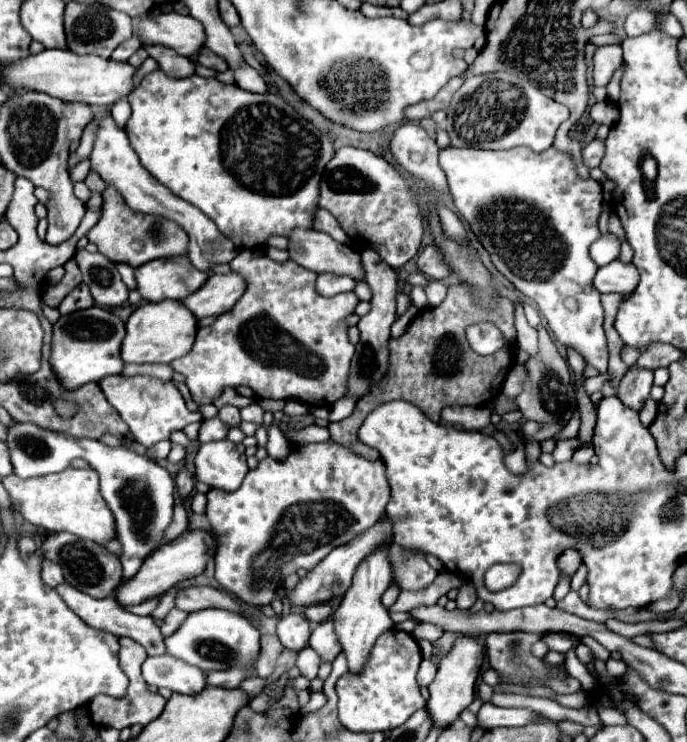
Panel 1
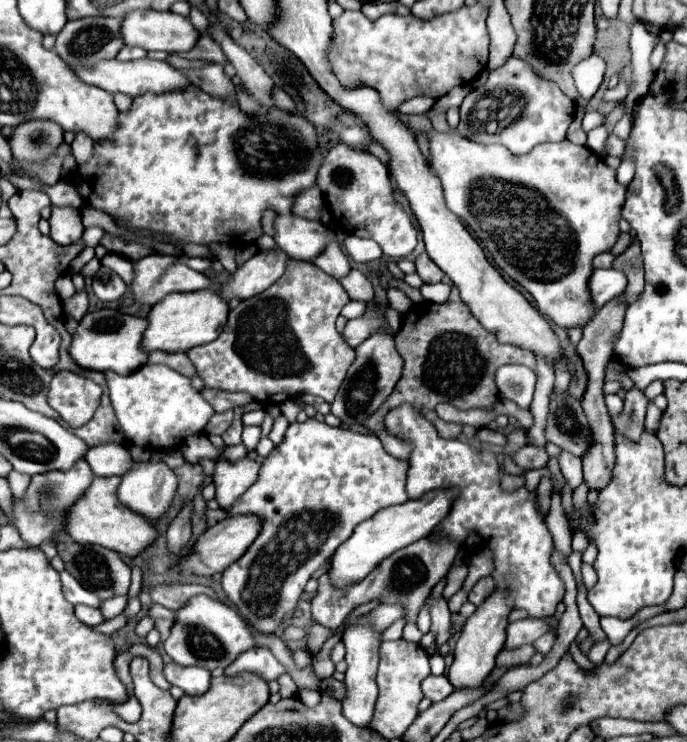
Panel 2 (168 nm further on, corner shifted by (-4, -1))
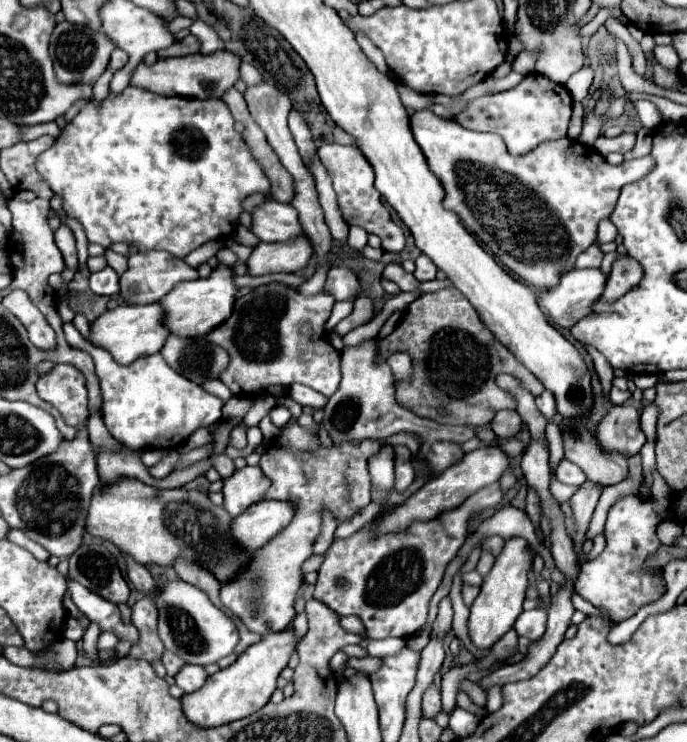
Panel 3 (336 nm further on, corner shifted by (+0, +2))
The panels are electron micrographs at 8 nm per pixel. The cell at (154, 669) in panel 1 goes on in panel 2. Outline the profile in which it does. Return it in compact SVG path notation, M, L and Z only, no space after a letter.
M170 662L166 664L164 674L172 686L178 686L192 696L200 696L210 688L210 672L206 668L184 668L176 662Z

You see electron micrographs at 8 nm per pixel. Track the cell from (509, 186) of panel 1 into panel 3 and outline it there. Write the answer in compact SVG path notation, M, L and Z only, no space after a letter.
M418 111L410 119L410 129L416 143L426 155L430 171L440 179L444 187L444 207L456 211L460 221L474 233L478 241L518 279L528 283L532 289L554 289L560 281L560 273L576 267L576 257L596 243L598 223L610 217L618 201L620 189L626 183L644 177L654 161L650 155L642 159L624 161L610 165L594 147L576 143L568 137L560 141L544 141L532 153L514 157L506 151L506 145L494 133L476 133L458 125L454 119L444 119L432 111Z

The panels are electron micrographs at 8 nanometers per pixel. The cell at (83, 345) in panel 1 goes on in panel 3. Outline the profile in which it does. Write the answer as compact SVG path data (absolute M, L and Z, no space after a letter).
M160 303L154 305L120 305L116 309L108 309L102 313L92 325L90 325L90 337L88 341L94 347L106 349L116 363L120 365L130 365L138 357L158 353L170 335L168 329L162 325L164 311L160 309Z

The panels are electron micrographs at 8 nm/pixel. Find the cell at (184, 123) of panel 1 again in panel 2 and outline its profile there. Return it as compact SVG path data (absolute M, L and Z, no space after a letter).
M190 86L186 90L168 92L168 94L160 94L160 96L148 92L144 96L134 98L132 106L126 112L118 112L118 128L112 134L112 140L94 142L92 158L88 158L84 164L78 166L76 190L92 208L110 214L112 218L116 218L116 222L120 220L120 224L126 226L126 228L166 234L166 236L170 236L174 240L180 240L180 242L194 242L194 244L226 242L234 248L240 248L240 246L246 246L246 244L254 244L262 236L260 218L262 218L262 212L266 208L272 208L276 214L292 214L294 196L300 190L310 188L310 186L316 184L316 172L322 164L322 156L324 156L324 150L320 150L320 146L318 146L318 136L316 136L314 126L306 118L302 118L300 114L288 114L288 112L274 106L274 108L262 108L262 112L258 112L258 116L246 116L232 102L220 100L220 98L214 98L214 96L210 98L206 92L198 90L196 86Z

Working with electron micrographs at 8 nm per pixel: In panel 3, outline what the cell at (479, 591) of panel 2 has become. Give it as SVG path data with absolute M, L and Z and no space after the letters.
M484 551L484 553L480 555L480 561L478 561L476 571L478 571L482 577L486 577L486 575L488 575L488 571L492 569L492 565L494 565L494 557L492 557L488 551Z

